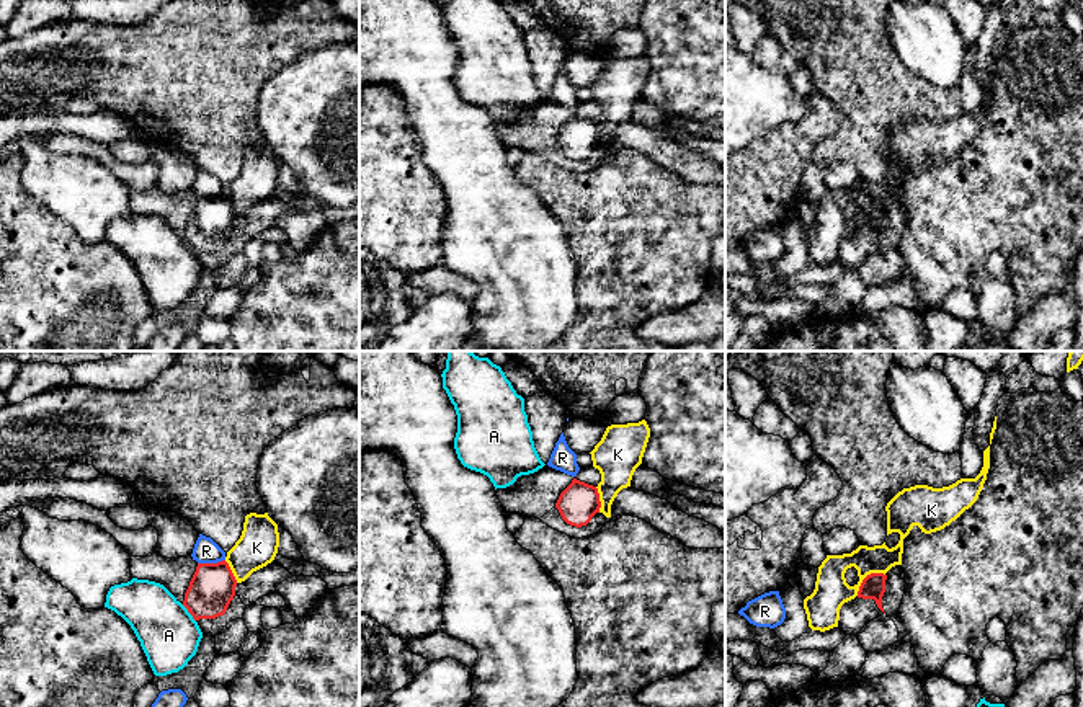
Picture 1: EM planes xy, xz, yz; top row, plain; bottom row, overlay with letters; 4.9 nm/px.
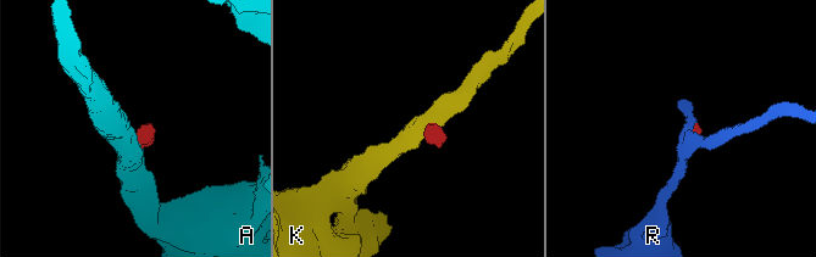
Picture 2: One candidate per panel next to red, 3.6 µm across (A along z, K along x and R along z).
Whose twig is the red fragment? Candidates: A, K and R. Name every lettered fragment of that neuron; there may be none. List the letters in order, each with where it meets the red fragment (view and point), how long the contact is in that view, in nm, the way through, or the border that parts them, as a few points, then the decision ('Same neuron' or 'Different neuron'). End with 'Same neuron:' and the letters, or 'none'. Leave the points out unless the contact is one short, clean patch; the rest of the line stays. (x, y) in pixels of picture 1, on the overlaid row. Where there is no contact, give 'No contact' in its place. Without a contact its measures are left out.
A: Touches red at xy (188, 611). Shared border 110 nm. Boundary: xy (182, 604), (195, 621). Different neuron
K: Touches red at yz (866, 577). Shared border 180 nm. Boundary: yz (884, 573), (869, 573), (856, 595). Different neuron
R: Touches red at xy (211, 564). Shared border 140 nm. Boundary: xy (224, 559), (198, 564). Different neuron
Same neuron: none

